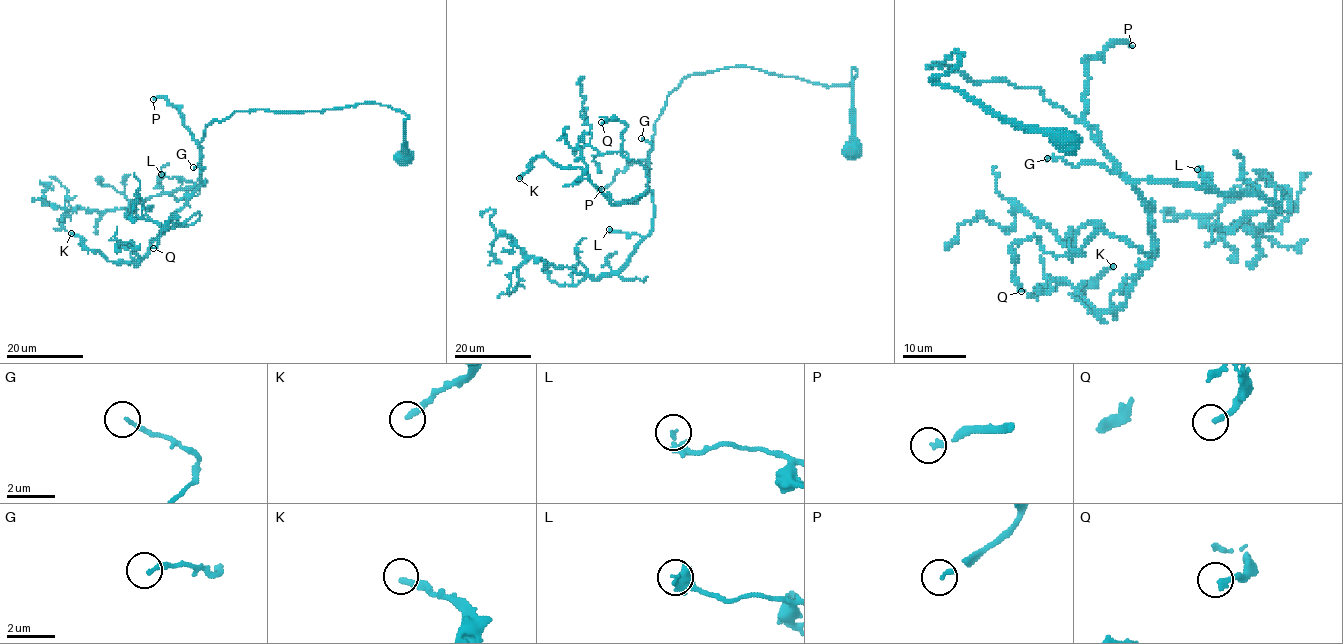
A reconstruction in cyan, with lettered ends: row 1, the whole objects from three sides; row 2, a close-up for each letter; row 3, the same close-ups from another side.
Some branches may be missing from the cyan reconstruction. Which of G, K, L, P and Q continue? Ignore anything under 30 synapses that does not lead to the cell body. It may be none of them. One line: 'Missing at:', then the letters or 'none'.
Missing at: P

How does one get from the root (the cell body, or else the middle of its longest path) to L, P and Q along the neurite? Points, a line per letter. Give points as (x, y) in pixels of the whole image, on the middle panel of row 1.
L: (852, 149), (855, 69), (836, 86), (748, 66), (688, 75), (647, 157), (653, 229), (609, 229)
P: (852, 149), (855, 69), (847, 85), (824, 86), (725, 67), (686, 76), (647, 158), (601, 189)
Q: (852, 149), (855, 69), (686, 76), (630, 202), (646, 169), (622, 155), (627, 126), (601, 122)

